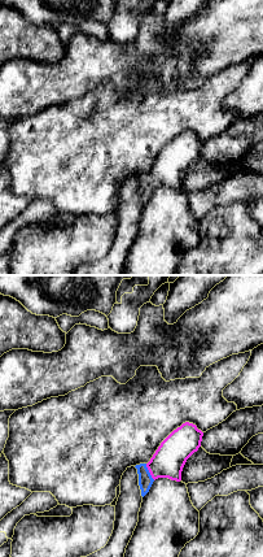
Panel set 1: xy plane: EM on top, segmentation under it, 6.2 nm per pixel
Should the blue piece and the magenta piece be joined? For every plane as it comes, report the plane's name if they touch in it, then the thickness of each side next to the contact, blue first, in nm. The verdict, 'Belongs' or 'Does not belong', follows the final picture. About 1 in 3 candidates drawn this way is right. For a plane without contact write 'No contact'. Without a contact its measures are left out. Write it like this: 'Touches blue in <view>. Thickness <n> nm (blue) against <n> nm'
Touches blue in xy. Thickness 90 nm (blue) against 200 nm

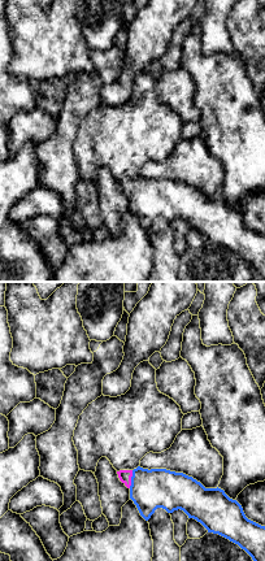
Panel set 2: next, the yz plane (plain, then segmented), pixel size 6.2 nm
Touches blue in yz. Thickness 240 nm (blue) against 80 nm

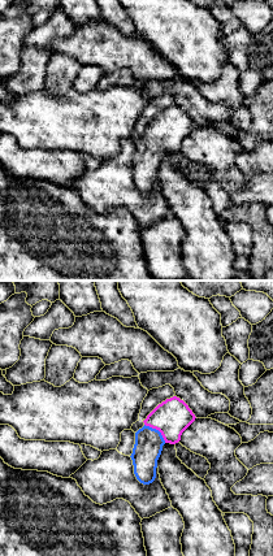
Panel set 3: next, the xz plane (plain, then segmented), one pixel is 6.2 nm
Touches blue in xz. Thickness 180 nm (blue) against 220 nm

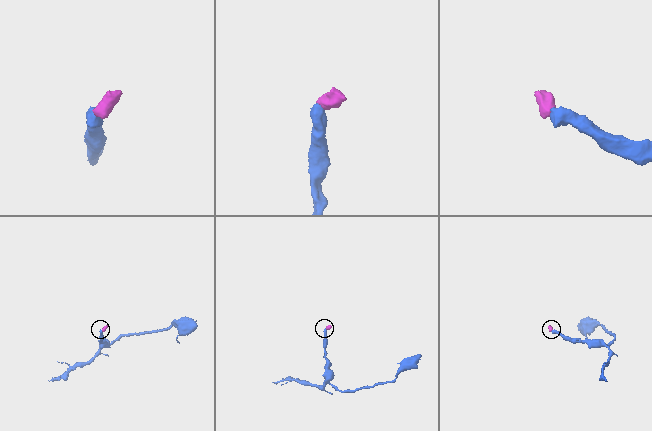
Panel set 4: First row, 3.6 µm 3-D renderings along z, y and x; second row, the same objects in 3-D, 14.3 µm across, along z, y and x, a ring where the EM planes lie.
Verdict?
Belongs

